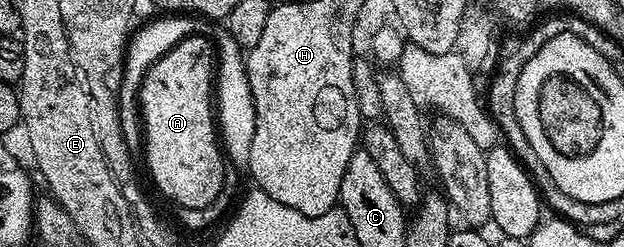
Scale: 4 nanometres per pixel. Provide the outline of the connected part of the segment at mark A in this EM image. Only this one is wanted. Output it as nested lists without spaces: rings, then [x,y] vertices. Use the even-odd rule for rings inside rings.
[[[191,35],[180,38],[175,46],[170,47],[167,52],[159,56],[159,59],[147,71],[143,78],[143,85],[139,89],[137,96],[141,104],[141,127],[147,130],[147,167],[151,170],[151,179],[155,182],[155,187],[167,199],[172,199],[176,208],[188,206],[189,209],[201,209],[209,205],[221,191],[223,179],[223,164],[225,162],[224,152],[221,150],[220,140],[217,138],[217,119],[213,114],[213,43],[203,35]]]

